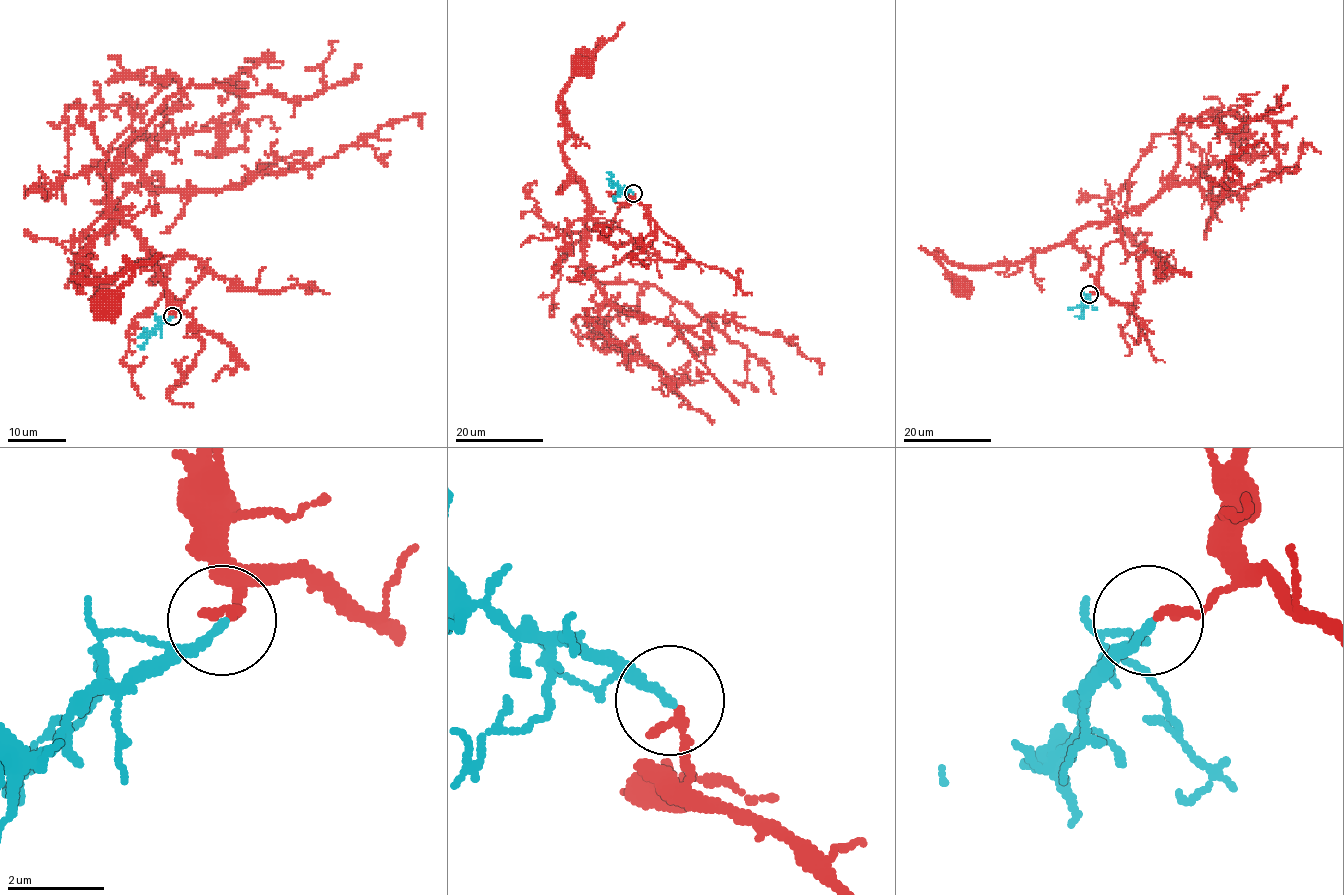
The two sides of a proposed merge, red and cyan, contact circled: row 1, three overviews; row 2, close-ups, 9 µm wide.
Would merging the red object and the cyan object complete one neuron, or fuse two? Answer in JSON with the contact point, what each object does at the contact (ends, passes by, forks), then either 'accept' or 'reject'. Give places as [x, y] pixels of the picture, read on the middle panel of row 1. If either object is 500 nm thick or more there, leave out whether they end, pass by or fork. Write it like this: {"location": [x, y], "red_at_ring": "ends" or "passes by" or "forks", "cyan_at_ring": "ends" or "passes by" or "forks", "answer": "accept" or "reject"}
{"location": [633, 193], "red_at_ring": "ends", "cyan_at_ring": "ends", "answer": "accept"}

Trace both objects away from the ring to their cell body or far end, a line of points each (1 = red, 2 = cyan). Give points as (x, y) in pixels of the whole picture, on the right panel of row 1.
1: (1089, 293), (1102, 247), (1120, 239), (1112, 221), (1092, 222), (1009, 265), (937, 258), (960, 289)
2: (1089, 293), (1082, 306), (1083, 317), (1074, 317)

